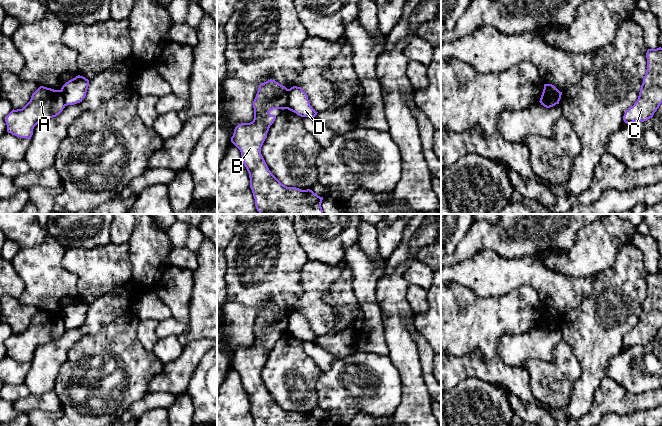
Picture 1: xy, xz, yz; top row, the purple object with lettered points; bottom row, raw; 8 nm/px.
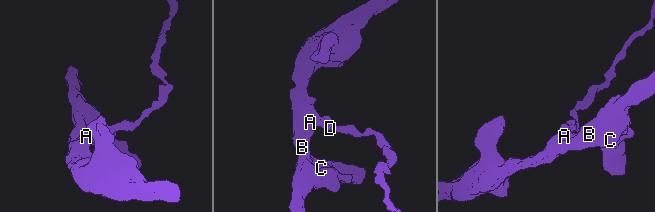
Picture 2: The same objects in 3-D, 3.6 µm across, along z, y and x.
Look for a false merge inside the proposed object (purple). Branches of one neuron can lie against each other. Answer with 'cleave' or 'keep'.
cleave

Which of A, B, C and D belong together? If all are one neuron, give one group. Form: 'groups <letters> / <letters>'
groups A B C / D

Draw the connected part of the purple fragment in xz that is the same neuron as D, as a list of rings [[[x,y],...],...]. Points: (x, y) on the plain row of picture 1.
[[[293,310],[288,313],[288,317],[289,321],[286,333],[301,341],[314,342],[317,339],[318,336],[311,331],[308,320],[301,311]]]

